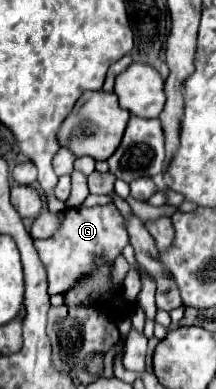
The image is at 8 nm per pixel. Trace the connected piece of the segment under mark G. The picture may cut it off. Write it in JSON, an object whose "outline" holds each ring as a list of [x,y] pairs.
{"outline":[[[113,204],[93,208],[68,208],[59,214],[59,218],[61,228],[51,238],[33,241],[47,270],[49,294],[65,294],[77,280],[81,280],[83,274],[89,274],[95,254],[103,254],[107,260],[113,262],[129,244],[123,216]]]}

